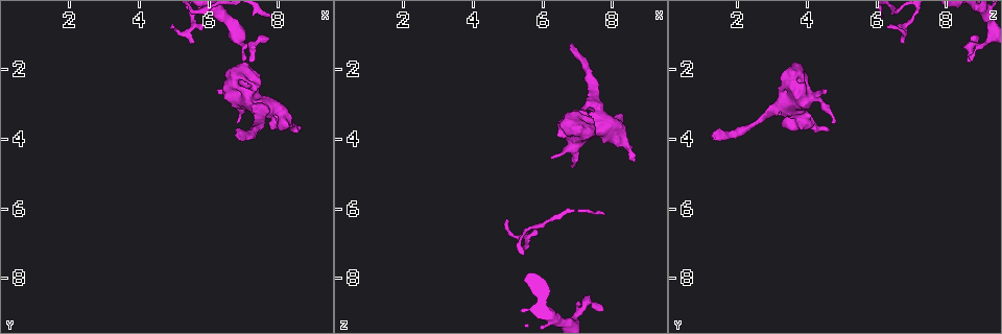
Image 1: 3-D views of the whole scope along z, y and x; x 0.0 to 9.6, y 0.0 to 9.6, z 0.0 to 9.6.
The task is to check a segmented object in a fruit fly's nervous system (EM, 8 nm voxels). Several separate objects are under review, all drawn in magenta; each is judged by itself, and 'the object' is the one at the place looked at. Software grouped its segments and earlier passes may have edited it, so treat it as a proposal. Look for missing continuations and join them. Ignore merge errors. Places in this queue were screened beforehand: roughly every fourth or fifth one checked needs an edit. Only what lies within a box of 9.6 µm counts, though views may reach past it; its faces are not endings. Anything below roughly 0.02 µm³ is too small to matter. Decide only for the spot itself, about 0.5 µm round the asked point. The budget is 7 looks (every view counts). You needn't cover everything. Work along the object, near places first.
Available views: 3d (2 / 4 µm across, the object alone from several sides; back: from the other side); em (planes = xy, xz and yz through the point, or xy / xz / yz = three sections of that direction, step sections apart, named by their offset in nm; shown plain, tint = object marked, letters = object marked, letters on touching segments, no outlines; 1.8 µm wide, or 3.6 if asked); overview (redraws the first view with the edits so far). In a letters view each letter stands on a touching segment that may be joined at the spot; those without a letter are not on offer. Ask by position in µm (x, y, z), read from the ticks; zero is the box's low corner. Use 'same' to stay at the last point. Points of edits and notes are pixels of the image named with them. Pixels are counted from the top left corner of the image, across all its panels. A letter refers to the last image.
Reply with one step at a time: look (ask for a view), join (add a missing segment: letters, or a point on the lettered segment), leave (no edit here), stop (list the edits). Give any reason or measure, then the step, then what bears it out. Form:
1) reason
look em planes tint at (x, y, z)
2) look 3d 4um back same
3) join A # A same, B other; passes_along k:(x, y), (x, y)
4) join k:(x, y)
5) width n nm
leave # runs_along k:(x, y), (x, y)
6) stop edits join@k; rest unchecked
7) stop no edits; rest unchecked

free end
look em planes tint at (6.85, 3.95, 1.25)

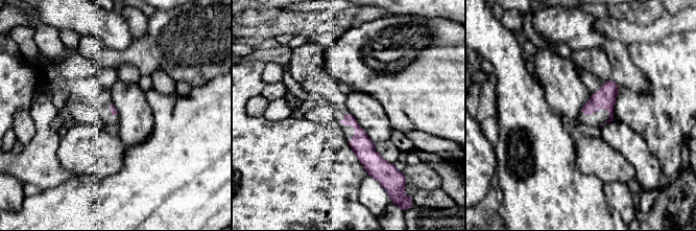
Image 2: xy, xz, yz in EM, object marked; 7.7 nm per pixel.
look em planes letters same

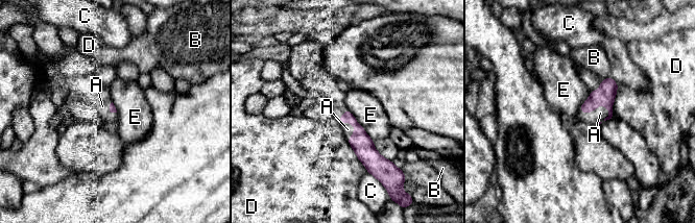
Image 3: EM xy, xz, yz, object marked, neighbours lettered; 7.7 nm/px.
longest_contact E 320 nm
join A # A same, B other, C other, D other, E other; it goes on there

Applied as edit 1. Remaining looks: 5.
free end
look 3d 4um at (8.65, 3.75, 4.60)

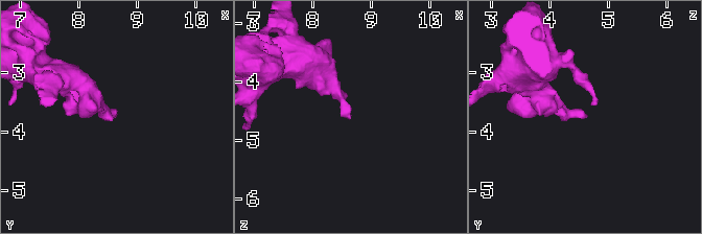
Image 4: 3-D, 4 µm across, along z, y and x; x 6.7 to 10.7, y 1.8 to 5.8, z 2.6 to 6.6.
look em yz step 8 letters at (8.60, 3.75, 4.65)

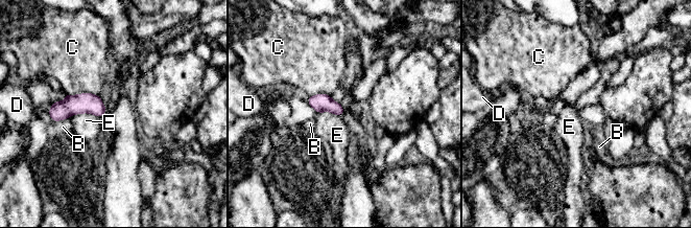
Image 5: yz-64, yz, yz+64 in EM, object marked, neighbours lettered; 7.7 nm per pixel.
leave # B other, C other, D other, E other; border 5:(73, 114), (92, 113), (98, 117); none of them fits

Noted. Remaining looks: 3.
an open end
look 3d 4um at (6.85, 3.60, 4.85)

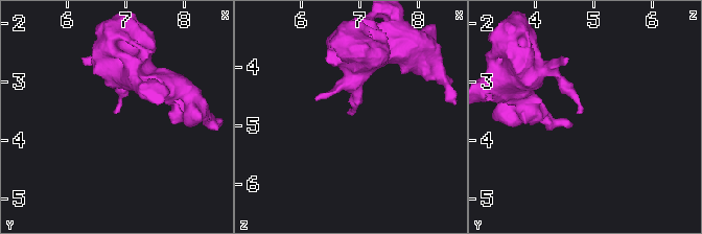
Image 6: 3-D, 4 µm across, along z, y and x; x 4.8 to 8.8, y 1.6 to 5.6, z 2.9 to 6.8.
now the EM
look em planes letters at (6.80, 3.50, 4.80)

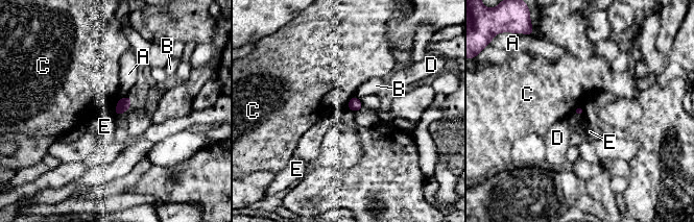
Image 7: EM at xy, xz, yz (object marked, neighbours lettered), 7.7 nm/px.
longest_contact C 110 nm
leave # A other, B other, C other, D other, E other; no lettered segment goes on from it

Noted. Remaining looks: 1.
stop edits join@3; rest unchecked

